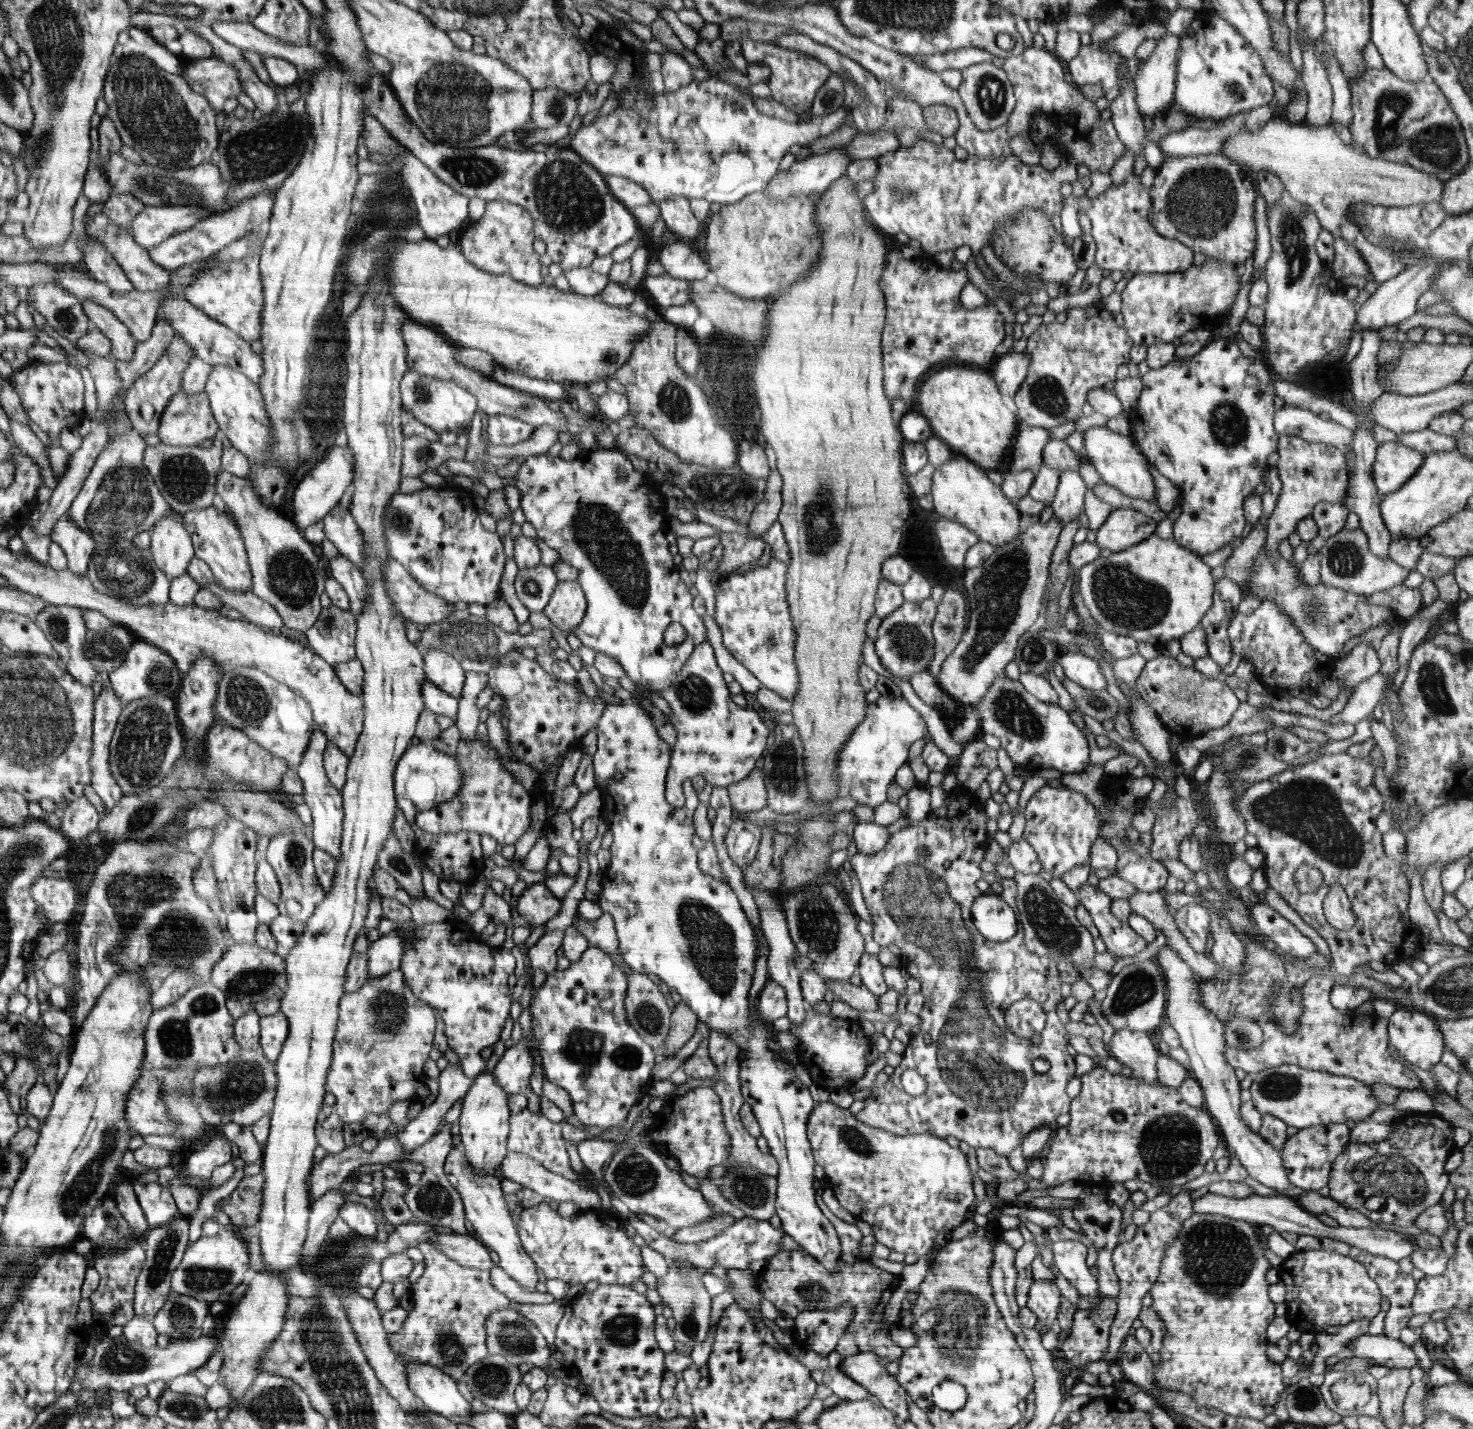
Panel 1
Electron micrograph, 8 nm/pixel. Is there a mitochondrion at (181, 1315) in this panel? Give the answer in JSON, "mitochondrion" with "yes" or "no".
{"mitochondrion":"yes"}

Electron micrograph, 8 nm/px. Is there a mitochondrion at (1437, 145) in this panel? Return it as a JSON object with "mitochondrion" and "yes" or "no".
{"mitochondrion":"yes"}

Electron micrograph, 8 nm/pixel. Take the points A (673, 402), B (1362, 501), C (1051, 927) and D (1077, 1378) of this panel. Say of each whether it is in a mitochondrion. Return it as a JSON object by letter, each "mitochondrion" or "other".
{"A":"mitochondrion","B":"other","C":"mitochondrion","D":"other"}

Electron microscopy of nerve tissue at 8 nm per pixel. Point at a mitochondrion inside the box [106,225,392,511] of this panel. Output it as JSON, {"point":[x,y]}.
{"point":[184,478]}

